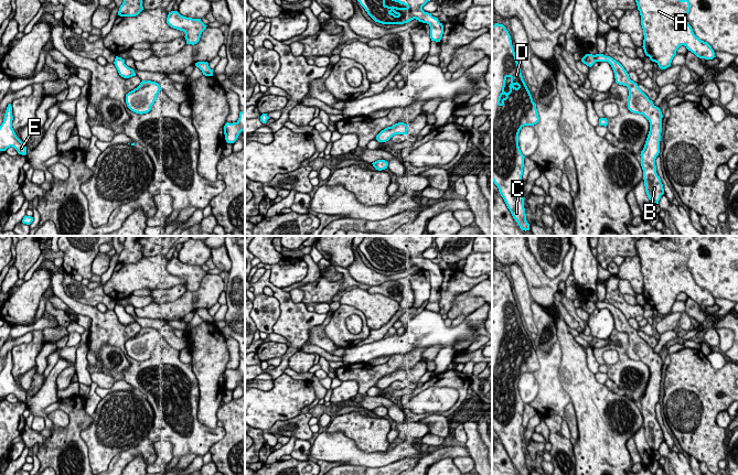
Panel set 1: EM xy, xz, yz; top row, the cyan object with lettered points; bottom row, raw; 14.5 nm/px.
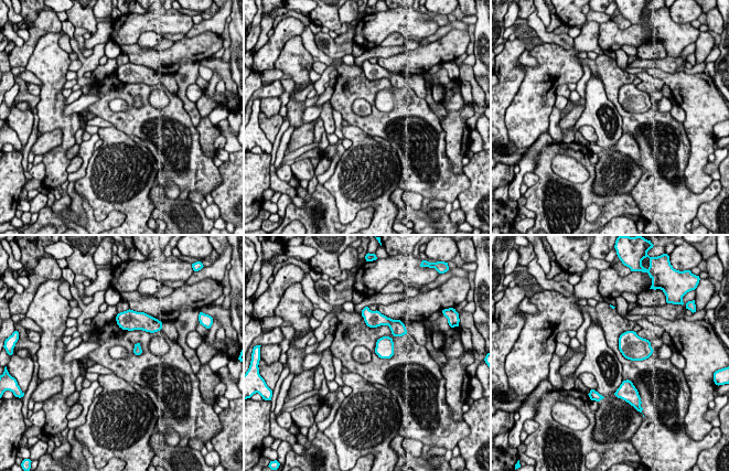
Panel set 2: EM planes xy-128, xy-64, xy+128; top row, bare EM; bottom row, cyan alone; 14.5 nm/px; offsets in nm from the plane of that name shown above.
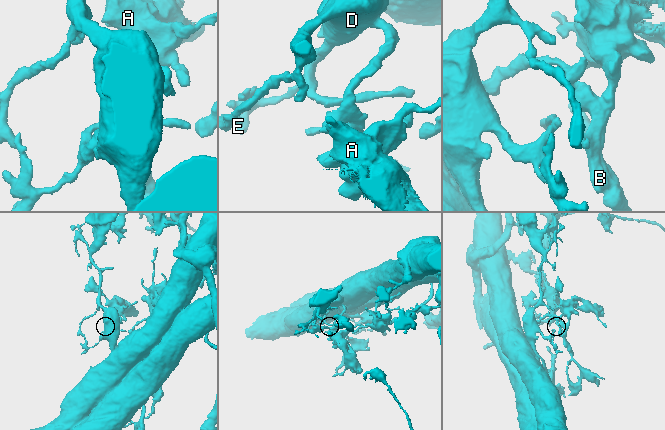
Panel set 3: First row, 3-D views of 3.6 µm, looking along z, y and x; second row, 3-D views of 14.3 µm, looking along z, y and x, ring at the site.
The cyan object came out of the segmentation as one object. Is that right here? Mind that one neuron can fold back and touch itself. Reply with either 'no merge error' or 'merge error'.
no merge error

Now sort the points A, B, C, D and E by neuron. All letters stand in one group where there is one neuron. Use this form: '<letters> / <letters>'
A B C D E

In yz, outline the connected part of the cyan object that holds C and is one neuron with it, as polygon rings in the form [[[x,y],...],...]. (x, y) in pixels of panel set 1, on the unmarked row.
[[[503,271],[492,272],[492,428],[498,433],[507,455],[520,475],[530,475],[526,467],[522,441],[524,402],[518,393],[518,380],[524,373],[535,373],[539,368],[536,350],[523,326],[509,278]]]

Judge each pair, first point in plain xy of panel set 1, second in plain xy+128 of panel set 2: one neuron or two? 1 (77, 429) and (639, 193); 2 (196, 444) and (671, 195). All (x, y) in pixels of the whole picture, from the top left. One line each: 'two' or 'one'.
1: two
2: one

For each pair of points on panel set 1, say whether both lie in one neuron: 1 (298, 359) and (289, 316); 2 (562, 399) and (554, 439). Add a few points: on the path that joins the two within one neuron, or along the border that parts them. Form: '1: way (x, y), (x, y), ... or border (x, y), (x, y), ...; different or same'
1: border (300, 349), (289, 358), (287, 366); different
2: border (545, 416), (558, 414), (562, 418); different

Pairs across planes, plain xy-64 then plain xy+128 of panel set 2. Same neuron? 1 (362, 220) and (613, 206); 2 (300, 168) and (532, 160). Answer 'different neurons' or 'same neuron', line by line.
1: same neuron
2: different neurons

